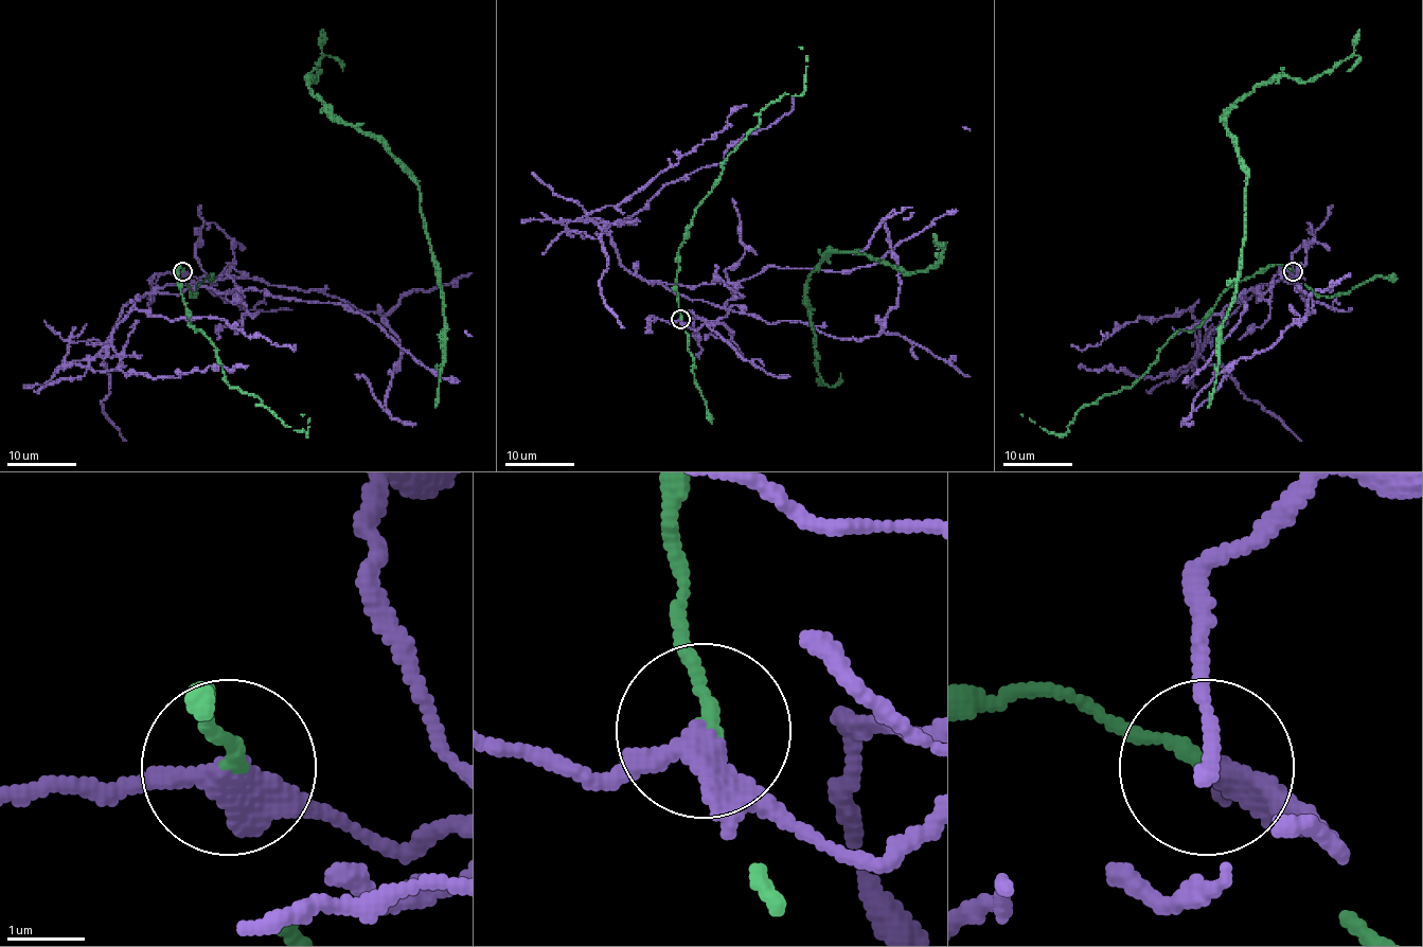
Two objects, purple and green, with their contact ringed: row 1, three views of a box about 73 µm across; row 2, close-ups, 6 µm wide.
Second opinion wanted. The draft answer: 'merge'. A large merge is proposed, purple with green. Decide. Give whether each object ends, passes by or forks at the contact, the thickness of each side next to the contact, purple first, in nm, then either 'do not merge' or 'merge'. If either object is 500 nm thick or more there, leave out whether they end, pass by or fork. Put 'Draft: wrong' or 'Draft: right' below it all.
purple passes by; green ends there; 300 nm thick on the purple side, 190 nm on the other; do not merge
Draft: wrong

